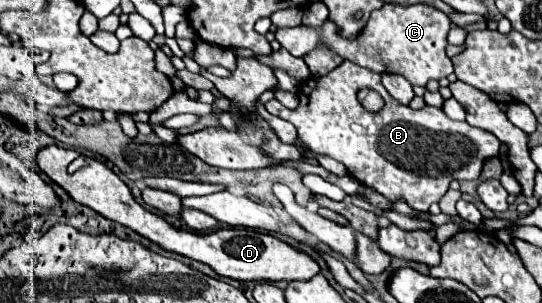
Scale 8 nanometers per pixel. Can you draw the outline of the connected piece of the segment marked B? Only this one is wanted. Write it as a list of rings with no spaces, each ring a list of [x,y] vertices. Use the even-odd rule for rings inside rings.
[[[343,62],[327,76],[309,78],[299,86],[297,98],[299,106],[295,110],[285,108],[275,98],[269,100],[265,108],[291,122],[297,128],[299,140],[311,152],[339,160],[363,186],[373,188],[389,200],[403,196],[415,210],[425,212],[433,202],[439,202],[451,180],[477,180],[483,162],[499,154],[499,140],[487,130],[449,120],[445,112],[435,106],[413,110],[399,104],[383,88],[379,74],[353,62]],[[361,88],[371,88],[381,94],[385,100],[381,112],[367,112],[359,104],[357,92]],[[437,146],[443,146],[441,166],[437,166]]]

